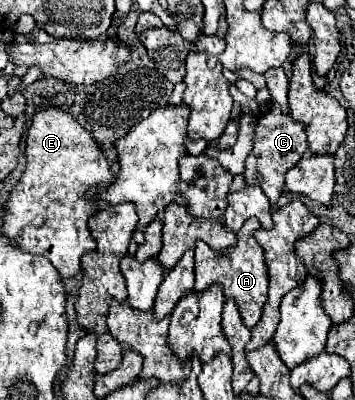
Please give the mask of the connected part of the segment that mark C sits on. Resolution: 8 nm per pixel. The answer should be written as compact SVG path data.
M271 103L269 111L263 117L259 117L255 127L255 147L245 161L245 173L243 173L245 183L259 185L263 193L269 197L269 201L275 203L283 193L285 173L299 163L305 149L307 149L307 137L305 137L303 125L295 123L289 115L283 115L279 105Z

